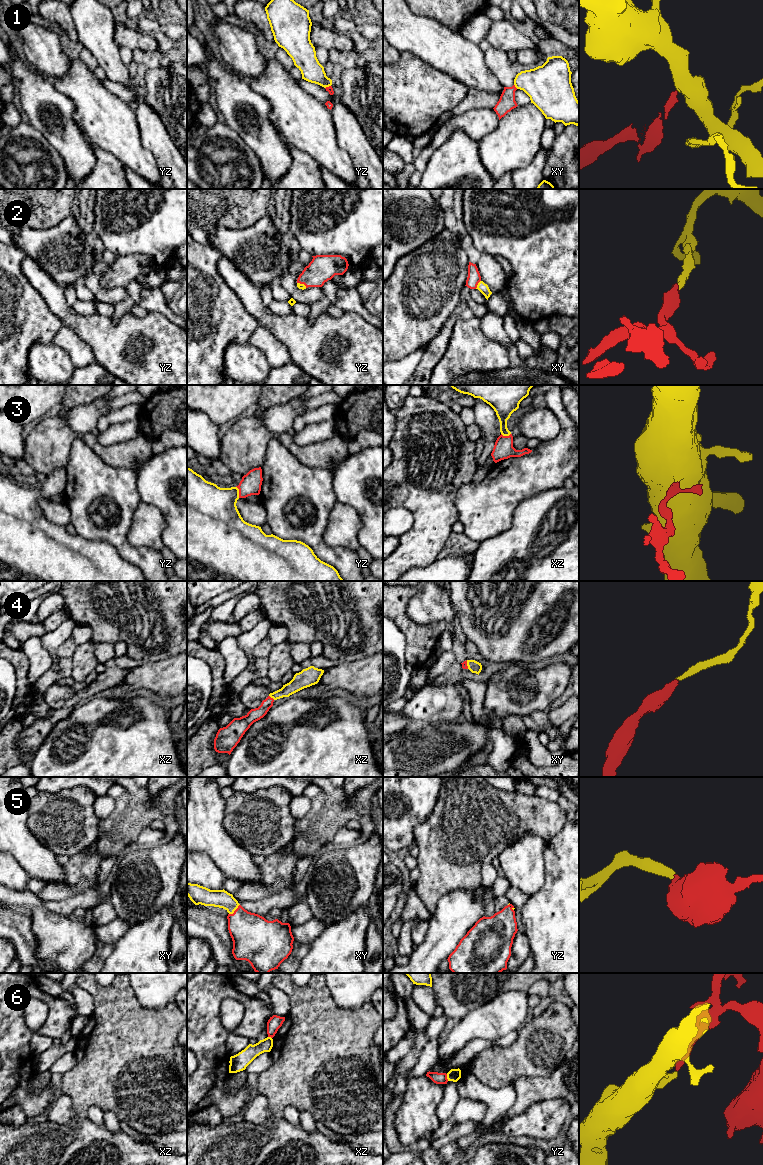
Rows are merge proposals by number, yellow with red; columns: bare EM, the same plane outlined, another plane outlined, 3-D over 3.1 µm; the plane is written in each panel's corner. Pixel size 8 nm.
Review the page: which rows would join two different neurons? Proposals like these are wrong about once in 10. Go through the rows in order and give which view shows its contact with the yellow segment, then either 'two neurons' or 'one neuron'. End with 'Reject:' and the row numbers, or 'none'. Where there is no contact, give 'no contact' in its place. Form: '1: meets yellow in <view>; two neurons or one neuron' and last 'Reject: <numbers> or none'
1: meets yellow in xy; two neurons
2: meets yellow in xy; one neuron
3: meets yellow in yz; one neuron
4: meets yellow in xz; one neuron
5: meets yellow in xy; one neuron
6: meets yellow in yz; two neurons
Reject: 1, 6

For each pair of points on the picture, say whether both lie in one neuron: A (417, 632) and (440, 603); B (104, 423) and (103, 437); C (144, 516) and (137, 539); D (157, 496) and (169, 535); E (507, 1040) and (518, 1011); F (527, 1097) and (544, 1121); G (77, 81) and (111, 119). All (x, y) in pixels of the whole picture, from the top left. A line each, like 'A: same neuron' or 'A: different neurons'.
A: different neurons
B: different neurons
C: same neuron
D: same neuron
E: different neurons
F: different neurons
G: same neuron

